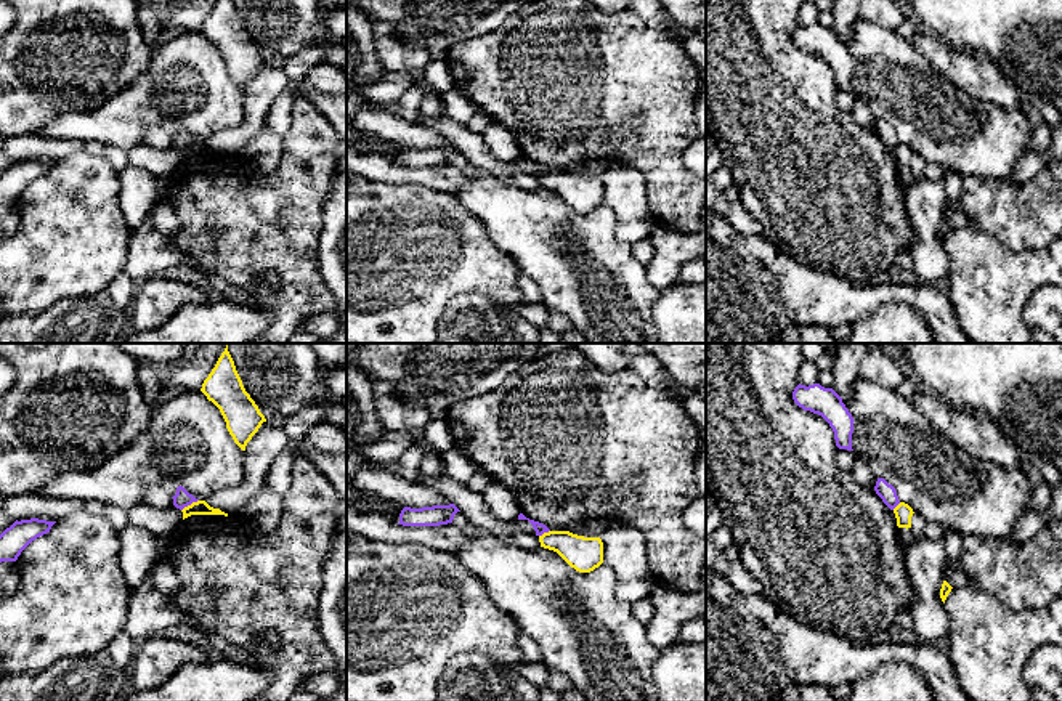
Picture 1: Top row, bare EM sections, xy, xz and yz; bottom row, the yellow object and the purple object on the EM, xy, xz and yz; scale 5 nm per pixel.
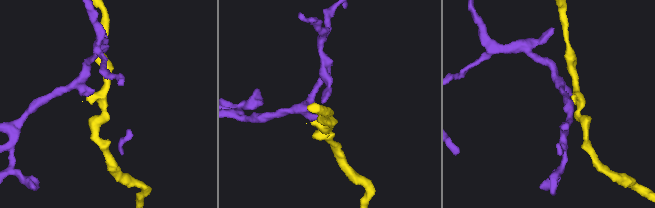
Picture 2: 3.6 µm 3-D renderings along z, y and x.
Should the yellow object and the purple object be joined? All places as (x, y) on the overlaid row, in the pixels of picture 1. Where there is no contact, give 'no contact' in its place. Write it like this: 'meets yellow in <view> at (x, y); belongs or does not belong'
meets yellow in xy at (191, 504); does not belong

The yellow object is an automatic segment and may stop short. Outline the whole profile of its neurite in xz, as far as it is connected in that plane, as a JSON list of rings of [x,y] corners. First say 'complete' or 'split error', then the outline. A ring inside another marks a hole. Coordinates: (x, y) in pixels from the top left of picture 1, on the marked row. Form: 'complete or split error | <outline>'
complete | [[[549,531],[539,536],[541,547],[557,552],[571,568],[590,573],[603,563],[600,537],[584,537],[570,531]]]

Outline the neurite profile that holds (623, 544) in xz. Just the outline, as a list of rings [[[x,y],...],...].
[[[610,525],[600,536],[603,542],[603,563],[616,574],[616,597],[634,605],[648,598],[655,573],[645,555],[643,533],[632,525]]]

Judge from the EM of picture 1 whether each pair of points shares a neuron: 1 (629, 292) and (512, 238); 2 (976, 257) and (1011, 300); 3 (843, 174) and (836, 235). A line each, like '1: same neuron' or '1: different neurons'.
1: same neuron
2: same neuron
3: same neuron

